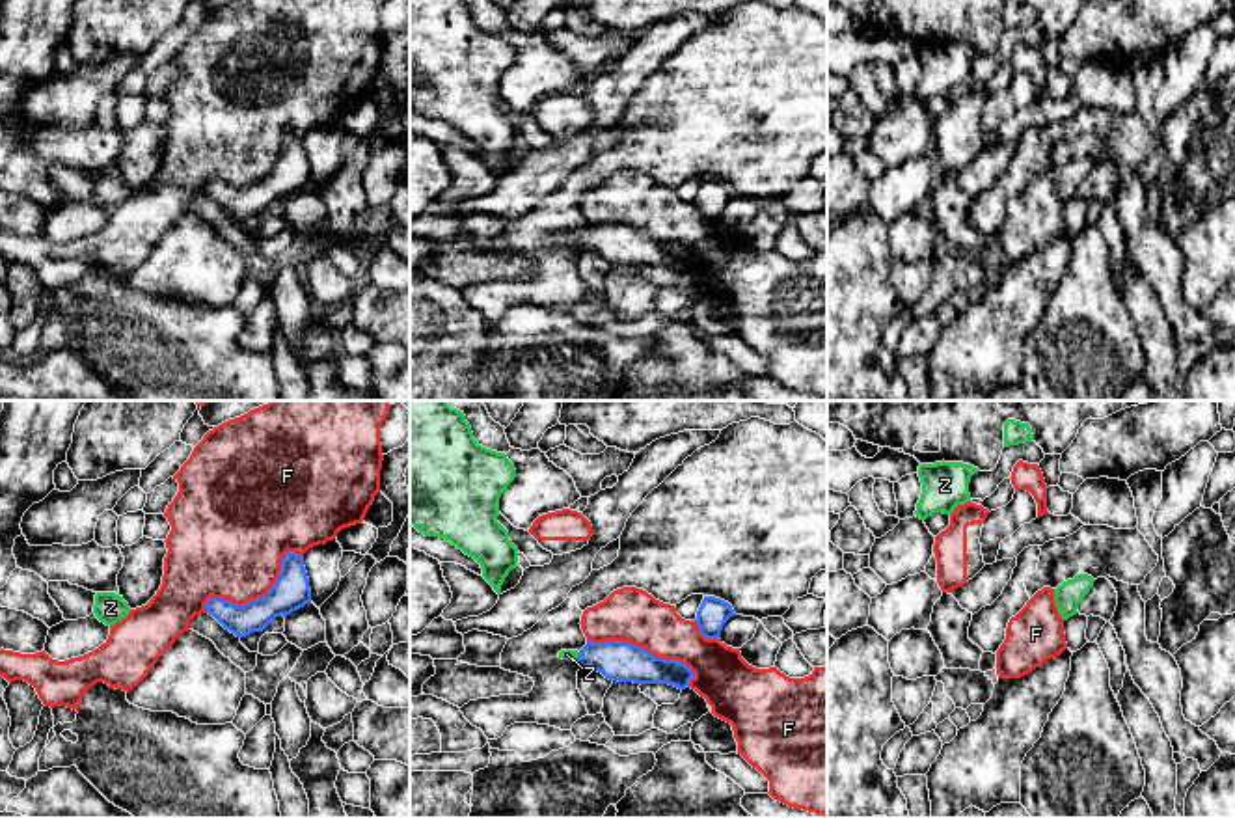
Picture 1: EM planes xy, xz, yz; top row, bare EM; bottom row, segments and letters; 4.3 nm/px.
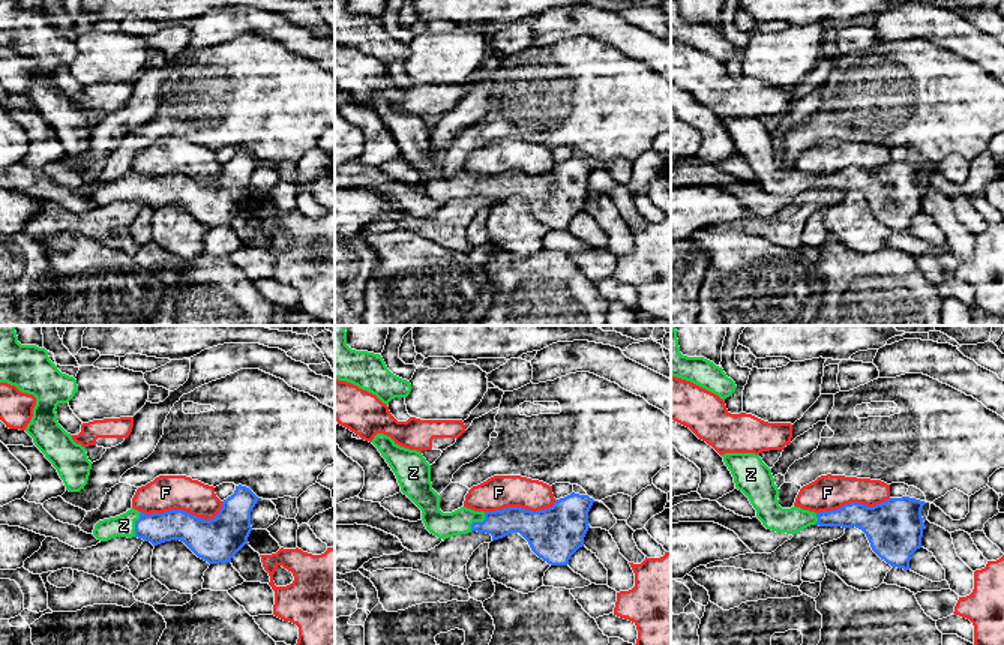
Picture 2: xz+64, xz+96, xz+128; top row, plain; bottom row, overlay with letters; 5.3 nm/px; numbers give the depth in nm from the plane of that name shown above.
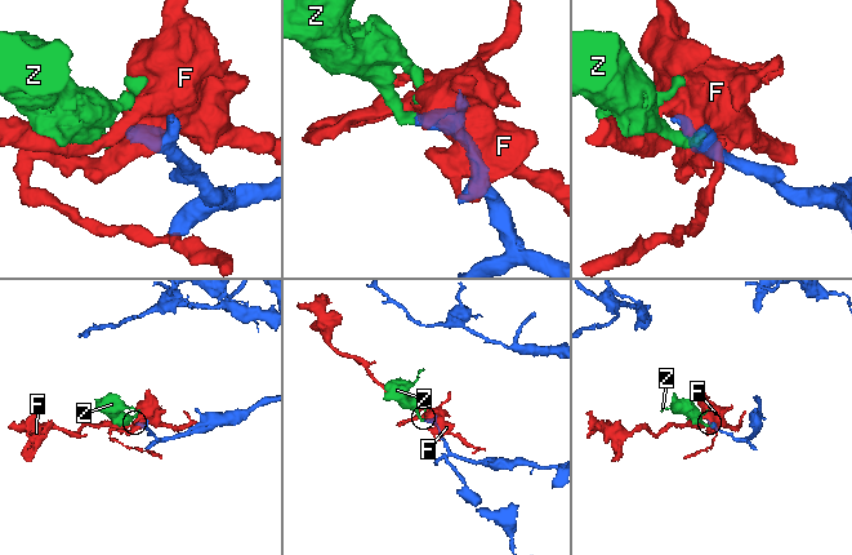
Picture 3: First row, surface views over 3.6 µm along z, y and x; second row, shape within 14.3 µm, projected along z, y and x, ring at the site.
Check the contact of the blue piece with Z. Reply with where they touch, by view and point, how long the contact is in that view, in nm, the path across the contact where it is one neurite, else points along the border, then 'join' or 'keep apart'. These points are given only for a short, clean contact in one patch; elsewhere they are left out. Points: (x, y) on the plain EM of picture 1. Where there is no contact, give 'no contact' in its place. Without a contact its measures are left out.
xz (578, 239) | 40 nm | across xz (624, 245), (604, 239), (578, 239), (567, 237) | join

